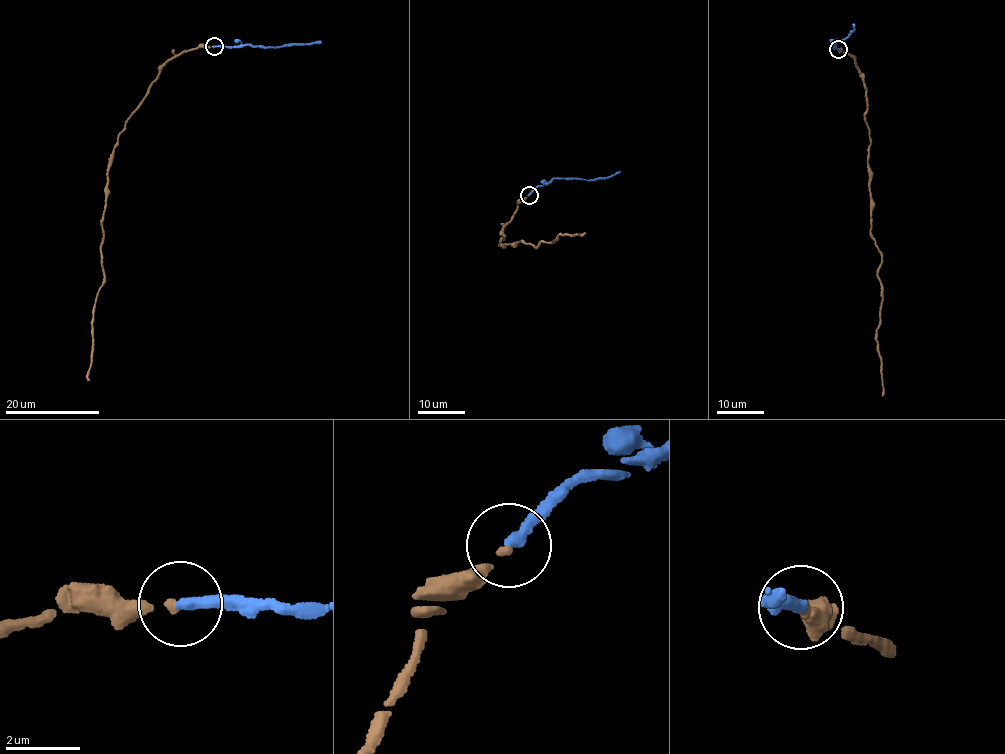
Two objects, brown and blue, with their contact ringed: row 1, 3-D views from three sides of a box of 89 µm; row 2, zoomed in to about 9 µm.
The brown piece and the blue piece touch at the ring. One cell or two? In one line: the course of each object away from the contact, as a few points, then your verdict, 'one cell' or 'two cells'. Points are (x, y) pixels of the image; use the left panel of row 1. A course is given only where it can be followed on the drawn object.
brown via (213, 46), (184, 51), (161, 68), (119, 135), (108, 170), (104, 284), (92, 323), (89, 380) | blue via (213, 46), (281, 47), (321, 41) | one cell

